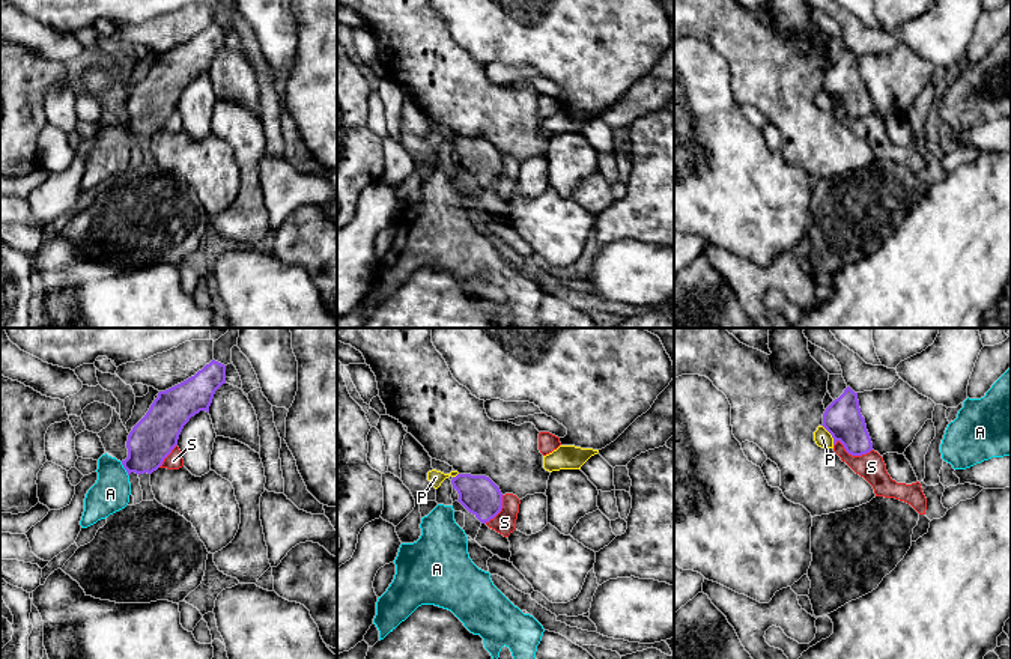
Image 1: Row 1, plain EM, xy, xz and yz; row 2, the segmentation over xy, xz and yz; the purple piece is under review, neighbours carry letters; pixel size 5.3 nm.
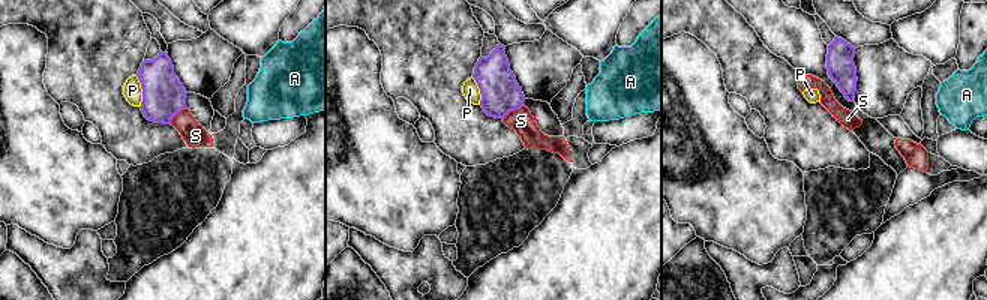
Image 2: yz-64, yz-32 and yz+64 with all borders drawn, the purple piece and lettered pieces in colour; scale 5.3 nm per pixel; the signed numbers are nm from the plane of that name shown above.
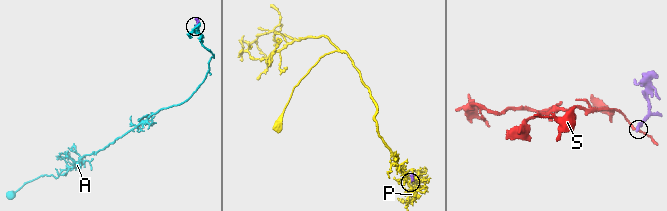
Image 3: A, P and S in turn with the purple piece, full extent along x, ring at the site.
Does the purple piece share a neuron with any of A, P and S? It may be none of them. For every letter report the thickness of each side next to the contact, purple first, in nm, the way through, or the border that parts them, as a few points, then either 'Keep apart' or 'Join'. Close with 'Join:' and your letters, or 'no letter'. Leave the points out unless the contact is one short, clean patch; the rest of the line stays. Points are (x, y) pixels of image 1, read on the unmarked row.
A: Thickness 240 nm (purple) against 200 nm. Path across: xy (155, 98), (125, 131), (113, 143), (110, 157). Join
P: Thickness 200 nm (purple) against 90 nm. Boundary: yz (822, 88), (834, 107). Keep apart
S: Thickness 200 nm (purple) against 140 nm. Boundary: yz (834, 107), (838, 104), (852, 118), (865, 118), (871, 112). Keep apart
Join: A

